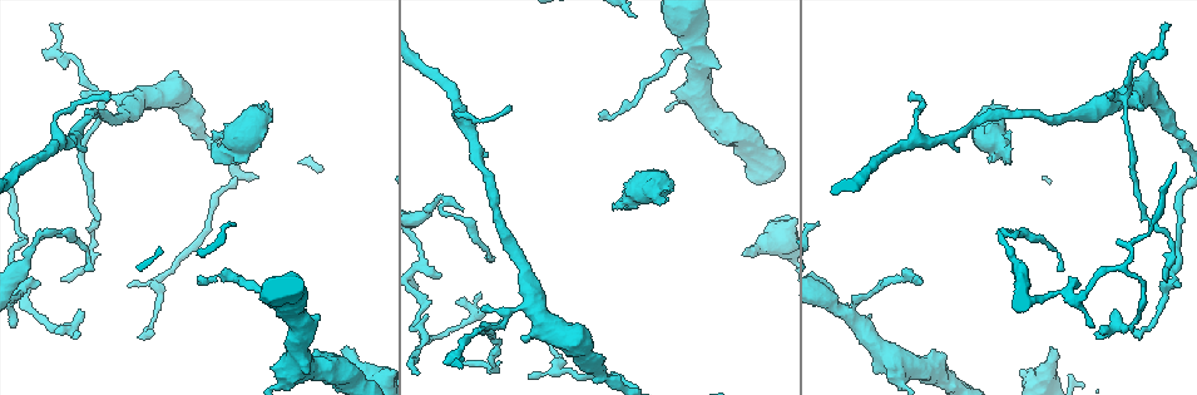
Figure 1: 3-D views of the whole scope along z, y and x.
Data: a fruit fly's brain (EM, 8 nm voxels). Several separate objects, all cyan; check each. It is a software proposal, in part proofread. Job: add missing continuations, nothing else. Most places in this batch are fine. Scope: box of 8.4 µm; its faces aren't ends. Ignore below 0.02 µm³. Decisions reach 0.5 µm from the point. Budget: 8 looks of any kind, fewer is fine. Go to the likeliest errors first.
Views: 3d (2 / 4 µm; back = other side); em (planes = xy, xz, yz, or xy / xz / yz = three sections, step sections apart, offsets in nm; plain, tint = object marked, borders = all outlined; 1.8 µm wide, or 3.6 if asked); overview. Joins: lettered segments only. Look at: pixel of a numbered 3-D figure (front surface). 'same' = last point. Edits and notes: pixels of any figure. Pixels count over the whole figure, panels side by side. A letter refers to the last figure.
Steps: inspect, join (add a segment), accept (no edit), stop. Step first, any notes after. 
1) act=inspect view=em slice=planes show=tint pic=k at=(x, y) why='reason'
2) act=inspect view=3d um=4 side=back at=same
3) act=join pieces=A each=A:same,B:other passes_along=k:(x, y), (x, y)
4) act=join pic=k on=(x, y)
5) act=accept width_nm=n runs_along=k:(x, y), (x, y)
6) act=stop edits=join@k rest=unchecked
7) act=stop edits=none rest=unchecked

act=inspect view=em slice=planes show=borders pic=1 at=(748, 250) why='branch stops here'

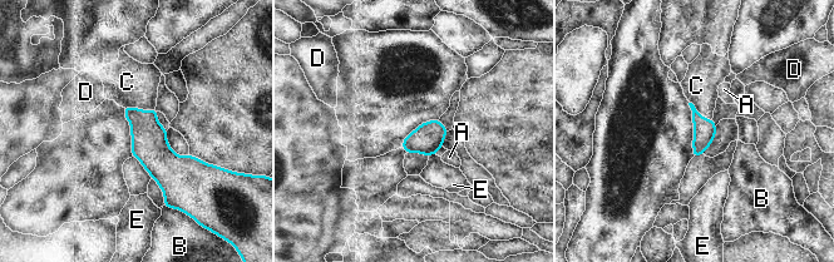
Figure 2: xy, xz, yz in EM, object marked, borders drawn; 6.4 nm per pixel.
act=join pieces=C width_nm=140 each=A:other,B:other,C:same,D:other,E:other passes_along=2:(149, 144), (138, 108), (127, 82) found='the cell continues'

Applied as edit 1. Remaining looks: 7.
act=inspect view=overview

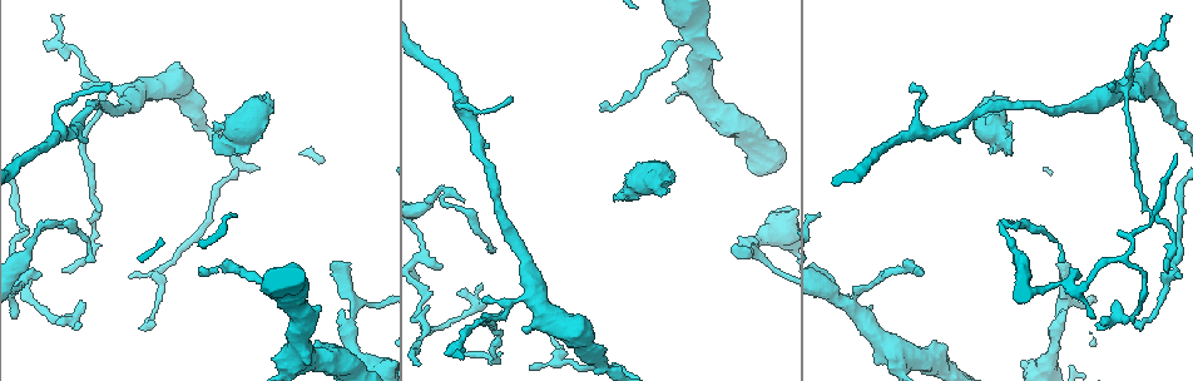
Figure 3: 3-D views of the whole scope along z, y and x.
act=inspect view=3d um=4 pic=3 at=(56, 322) why='free end'

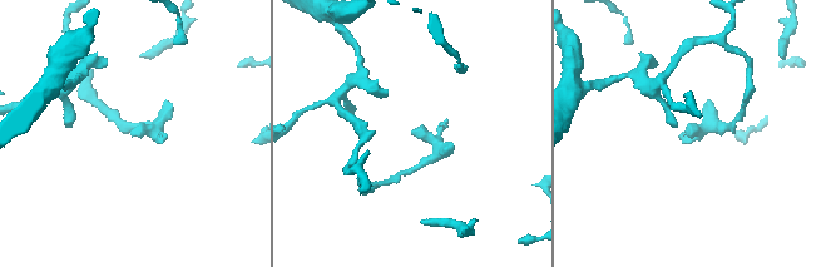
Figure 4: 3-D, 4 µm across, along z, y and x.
act=inspect view=em slice=planes show=borders pic=4 at=(413, 133) why='need the tissue'

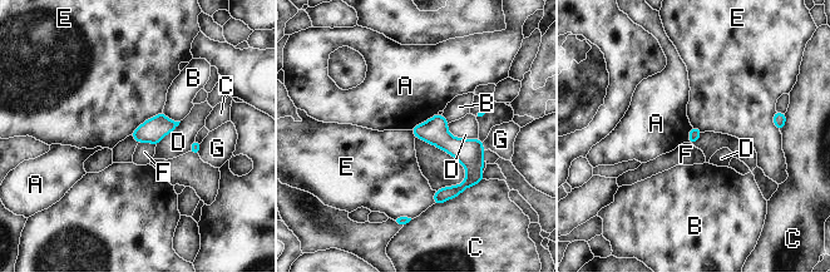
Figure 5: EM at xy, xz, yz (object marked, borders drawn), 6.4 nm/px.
act=accept longest_contact=C:360nm each=A:other,B:other,C:other,D:other,E:other,F:other,G:other found='no lettered segment goes on from it'

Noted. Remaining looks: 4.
act=inspect view=em slice=yz step=8 show=borders pic=3 at=(1140, 99) why='branch stops here'

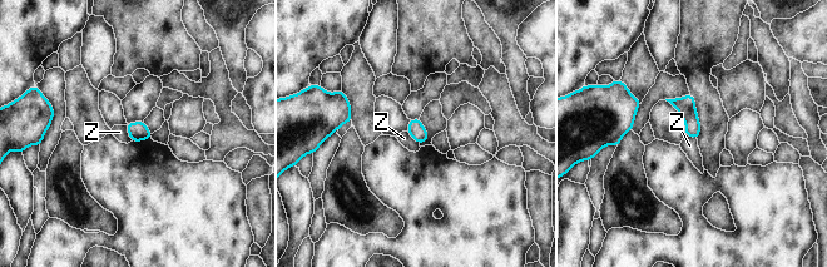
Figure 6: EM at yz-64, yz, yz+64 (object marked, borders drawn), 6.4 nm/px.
act=inspect view=em slice=planes show=borders at=same why='another direction'

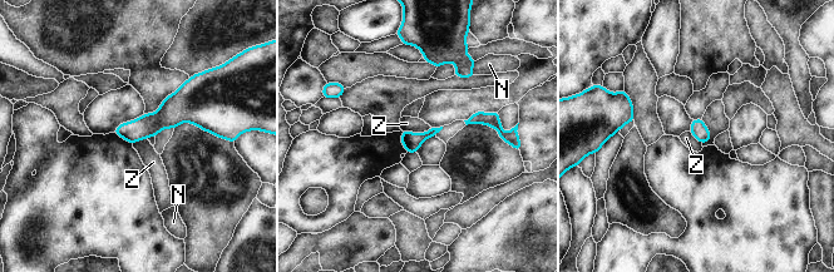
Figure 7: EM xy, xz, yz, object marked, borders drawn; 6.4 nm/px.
act=accept longest_contact=Z:190nm each=N:other,Z:other found='none of them fits'

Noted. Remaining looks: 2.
act=stop edits=join@2 rest=unchecked

